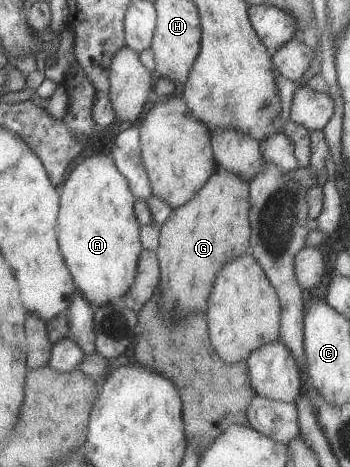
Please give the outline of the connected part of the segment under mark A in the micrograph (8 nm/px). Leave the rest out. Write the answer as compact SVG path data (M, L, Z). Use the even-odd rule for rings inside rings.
M104 151L74 166L64 182L57 216L60 252L72 273L77 292L93 309L120 300L130 292L142 252L140 221L134 212L137 200L127 178Z

